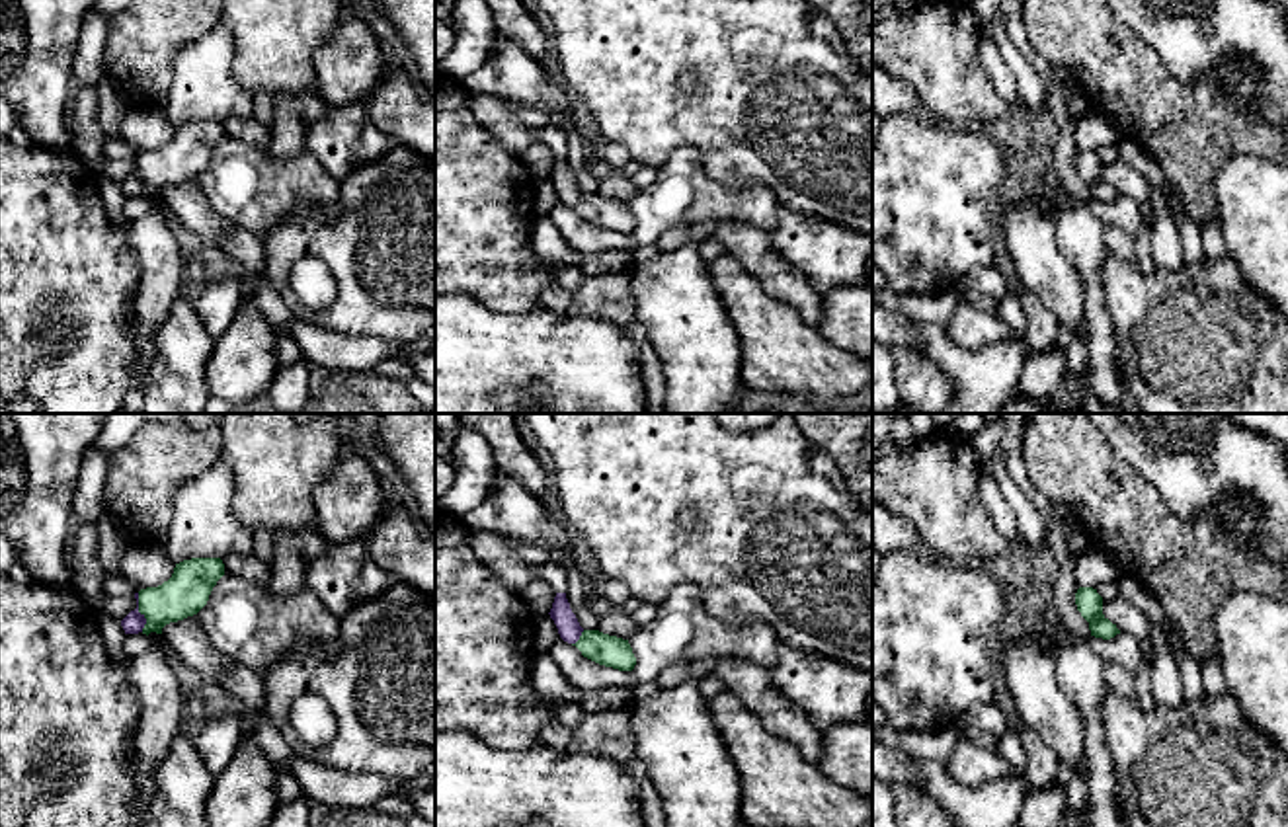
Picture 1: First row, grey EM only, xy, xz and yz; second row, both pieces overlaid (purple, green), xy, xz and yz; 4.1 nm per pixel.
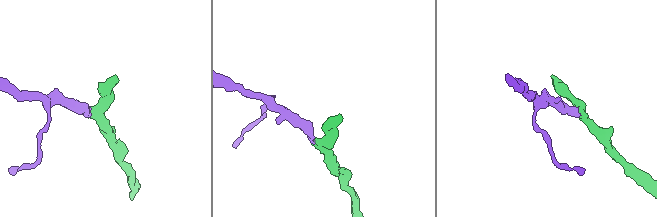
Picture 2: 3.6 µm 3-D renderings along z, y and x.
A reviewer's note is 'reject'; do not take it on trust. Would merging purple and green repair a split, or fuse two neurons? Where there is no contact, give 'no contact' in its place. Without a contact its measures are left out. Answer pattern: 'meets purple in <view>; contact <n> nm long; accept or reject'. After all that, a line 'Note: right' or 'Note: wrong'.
meets purple in xy; contact 160 nm long; accept
Note: wrong

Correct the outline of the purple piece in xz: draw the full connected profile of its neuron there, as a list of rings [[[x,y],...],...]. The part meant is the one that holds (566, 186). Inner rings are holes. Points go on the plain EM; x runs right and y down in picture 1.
[[[556,156],[548,177],[554,183],[560,201],[576,209],[584,220],[619,234],[634,232],[636,220],[628,203],[599,193],[584,193],[570,172],[566,156]]]

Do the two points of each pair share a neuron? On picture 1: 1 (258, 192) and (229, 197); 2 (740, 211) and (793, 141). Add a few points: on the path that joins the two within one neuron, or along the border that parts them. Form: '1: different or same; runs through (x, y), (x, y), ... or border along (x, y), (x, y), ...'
1: same; runs through (250, 192), (237, 192)
2: different; border along (715, 178), (732, 188), (764, 184), (781, 203)

